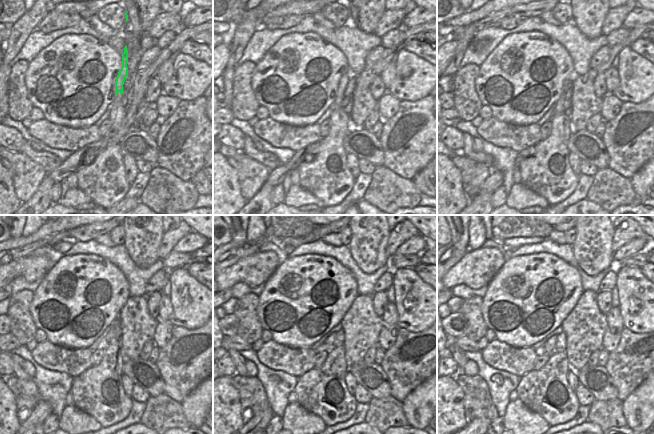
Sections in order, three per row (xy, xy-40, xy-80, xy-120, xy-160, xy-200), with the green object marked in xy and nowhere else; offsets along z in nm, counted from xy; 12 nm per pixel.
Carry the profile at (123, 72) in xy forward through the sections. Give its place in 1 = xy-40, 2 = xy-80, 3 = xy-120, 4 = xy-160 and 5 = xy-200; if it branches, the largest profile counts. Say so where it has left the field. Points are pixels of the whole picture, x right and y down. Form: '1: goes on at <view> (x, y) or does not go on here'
1: goes on at xy-40 (344, 79)
2: goes on at xy-80 (559, 109)
3: goes on at xy-120 (111, 334)
4: goes on at xy-160 (328, 344)
5: goes on at xy-200 (548, 347)

